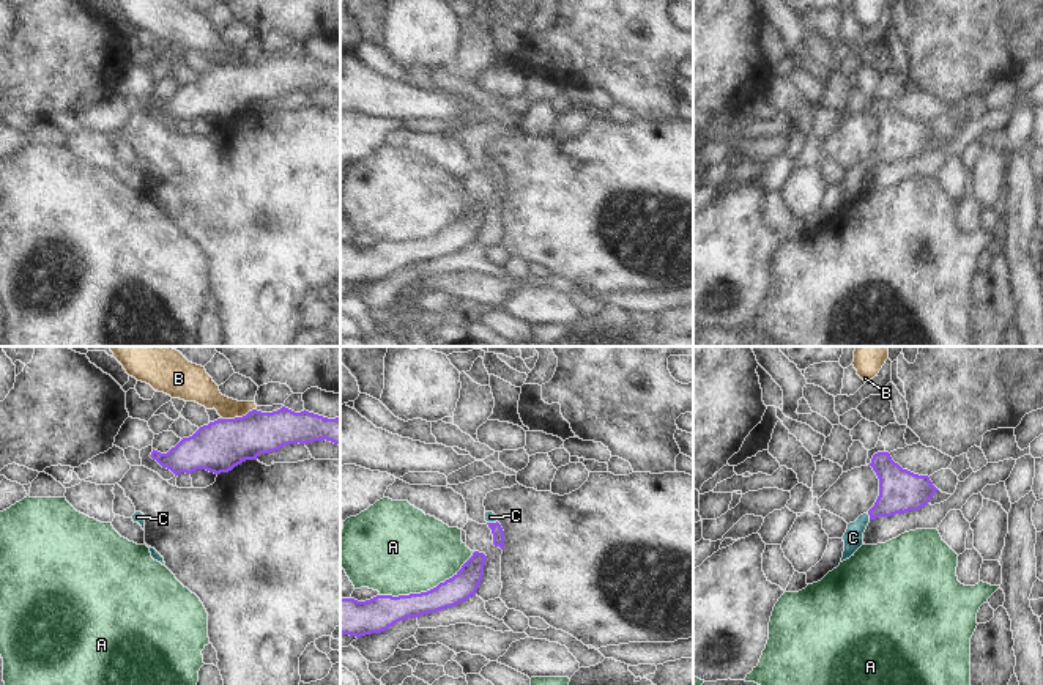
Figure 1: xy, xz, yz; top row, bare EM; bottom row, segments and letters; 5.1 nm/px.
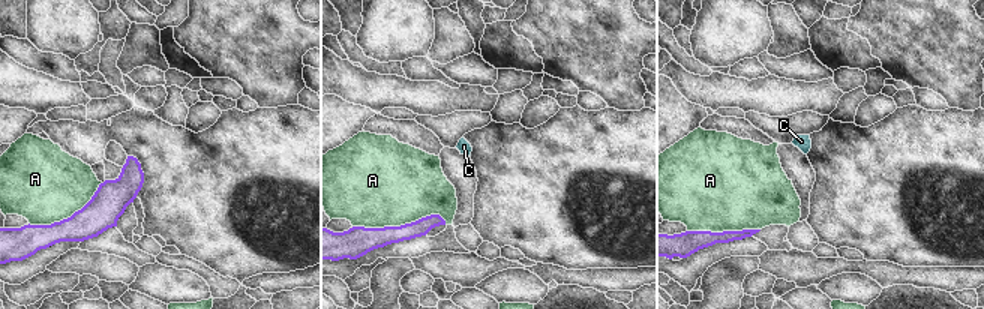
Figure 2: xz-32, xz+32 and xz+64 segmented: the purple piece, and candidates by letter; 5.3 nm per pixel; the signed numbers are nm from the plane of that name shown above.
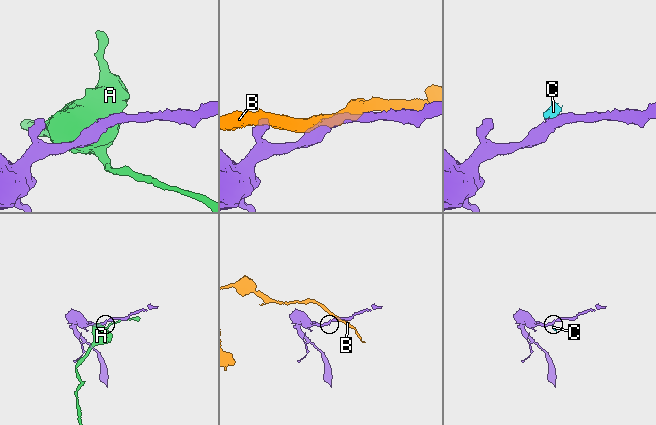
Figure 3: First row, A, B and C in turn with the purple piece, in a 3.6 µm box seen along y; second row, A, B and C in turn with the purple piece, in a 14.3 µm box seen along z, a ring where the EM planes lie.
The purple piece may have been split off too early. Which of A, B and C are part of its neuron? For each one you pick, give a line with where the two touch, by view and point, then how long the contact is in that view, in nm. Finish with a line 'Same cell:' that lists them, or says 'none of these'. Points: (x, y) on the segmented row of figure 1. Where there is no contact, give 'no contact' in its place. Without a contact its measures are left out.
C: contact yz (868, 514); length 40 nm
Same cell: C

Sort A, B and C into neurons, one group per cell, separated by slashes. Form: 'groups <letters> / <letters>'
groups A / B / C

